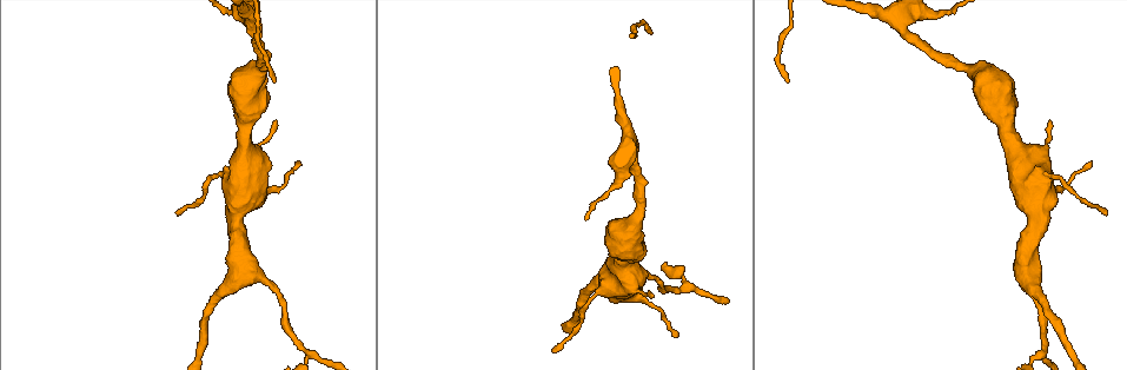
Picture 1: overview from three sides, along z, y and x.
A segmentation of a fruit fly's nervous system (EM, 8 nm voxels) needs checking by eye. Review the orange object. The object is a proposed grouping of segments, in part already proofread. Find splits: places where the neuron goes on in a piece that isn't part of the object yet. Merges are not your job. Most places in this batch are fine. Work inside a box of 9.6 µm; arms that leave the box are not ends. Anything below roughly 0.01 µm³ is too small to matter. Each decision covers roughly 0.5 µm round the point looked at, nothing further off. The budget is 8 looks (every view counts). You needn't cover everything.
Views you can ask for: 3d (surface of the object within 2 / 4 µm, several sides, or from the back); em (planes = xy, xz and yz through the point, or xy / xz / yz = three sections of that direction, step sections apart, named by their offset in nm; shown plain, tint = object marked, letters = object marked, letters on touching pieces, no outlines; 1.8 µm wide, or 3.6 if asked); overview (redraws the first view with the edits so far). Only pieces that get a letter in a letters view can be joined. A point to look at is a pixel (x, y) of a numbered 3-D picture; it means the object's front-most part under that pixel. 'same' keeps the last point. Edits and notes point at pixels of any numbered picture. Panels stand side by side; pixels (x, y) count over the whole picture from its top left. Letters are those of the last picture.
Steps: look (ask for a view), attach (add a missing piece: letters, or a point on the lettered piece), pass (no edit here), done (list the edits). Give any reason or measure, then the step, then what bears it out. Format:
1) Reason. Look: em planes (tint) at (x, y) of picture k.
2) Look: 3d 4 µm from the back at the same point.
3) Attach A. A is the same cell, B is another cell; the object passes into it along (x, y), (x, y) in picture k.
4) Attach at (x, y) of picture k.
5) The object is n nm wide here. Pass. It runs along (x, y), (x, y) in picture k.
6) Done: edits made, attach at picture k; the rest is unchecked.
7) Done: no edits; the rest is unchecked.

Abrupt turn. Look: 3d 2 µm at (903, 17) of picture 1.

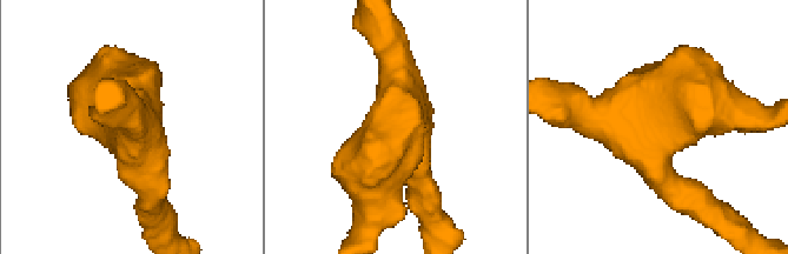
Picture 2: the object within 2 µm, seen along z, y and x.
Shape alone is not enough. Look: em planes (tint) at (134, 128) of picture 2.

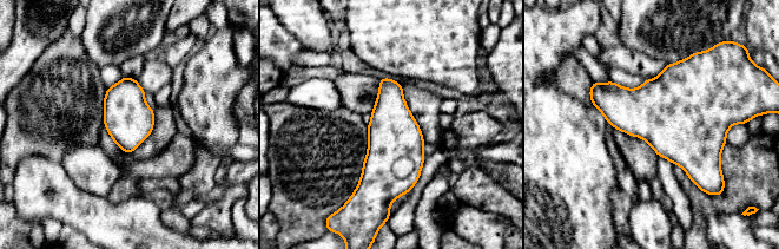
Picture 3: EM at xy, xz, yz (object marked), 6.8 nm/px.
See the neighbours. Look: em planes (letters) at the same point.

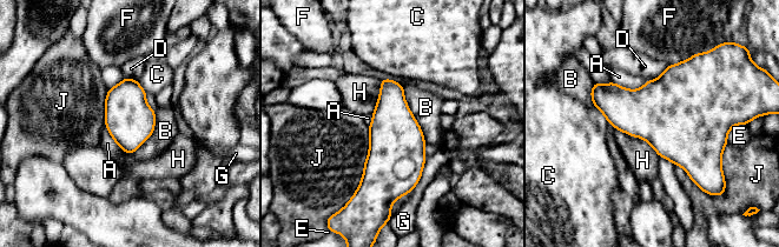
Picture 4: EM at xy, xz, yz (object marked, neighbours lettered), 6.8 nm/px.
3 arms meet here; the arms are 220, 300, 320 nm wide. Pass. A, B, C, D, E, F, G, H and J are other cells; no lettered piece goes on from it.

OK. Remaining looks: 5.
Calibre changes. Look: em 3.6 µm xz step 16 (letters) at (260, 68) of picture 1.

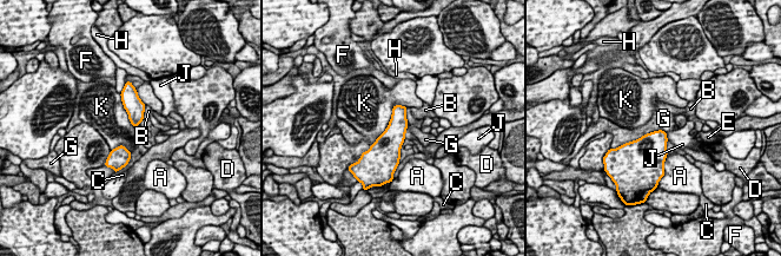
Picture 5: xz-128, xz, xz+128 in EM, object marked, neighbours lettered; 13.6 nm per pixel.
The object is 90 nm wide here. Pass. A, B, C, D, E, F, G, H, J and K are other cells; a border runs along (666, 131), (650, 131), (622, 145) in picture 5; none of them fits.

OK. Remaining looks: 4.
Look: 3d 2 µm at (277, 122) of picture 1.

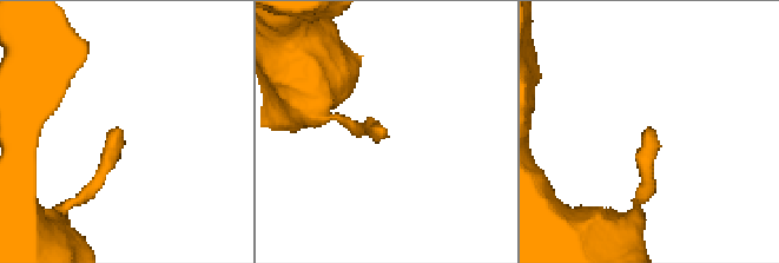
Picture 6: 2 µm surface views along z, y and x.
Look: em xz step 8 (tint) at (118, 127) of picture 6.

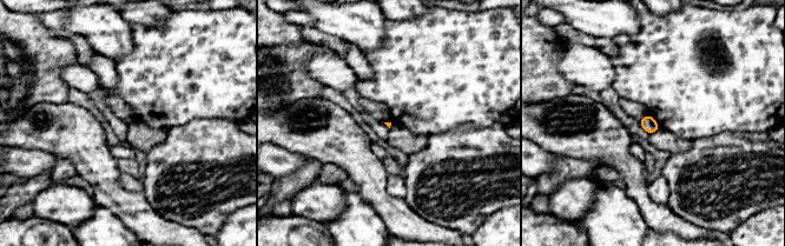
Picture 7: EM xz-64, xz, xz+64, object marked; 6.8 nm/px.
Look: em planes (letters) at the same point.

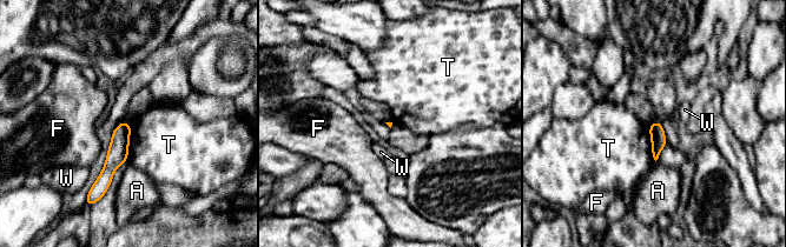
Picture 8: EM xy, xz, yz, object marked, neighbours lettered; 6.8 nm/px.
Pass. A, F, T and W are other cells; a border runs along (131, 125), (127, 159), (125, 161) in picture 8; none of them fits.

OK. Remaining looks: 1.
Done: no edits; the rest is unchecked.

